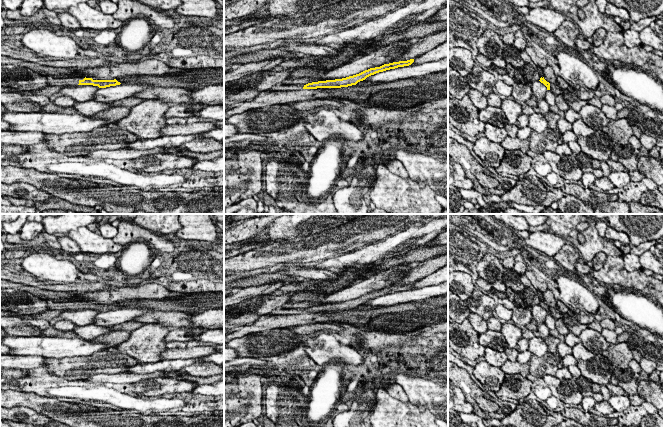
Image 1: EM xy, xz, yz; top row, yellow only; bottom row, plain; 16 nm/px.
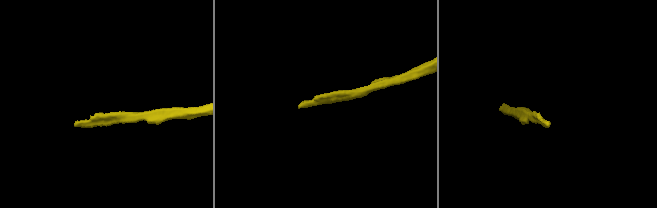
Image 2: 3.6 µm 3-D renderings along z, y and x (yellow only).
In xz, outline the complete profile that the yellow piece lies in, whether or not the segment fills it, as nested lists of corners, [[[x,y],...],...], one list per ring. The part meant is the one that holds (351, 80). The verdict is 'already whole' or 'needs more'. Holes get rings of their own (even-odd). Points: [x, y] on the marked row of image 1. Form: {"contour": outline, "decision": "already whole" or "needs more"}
{"contour": [[[410,59],[407,61],[393,62],[389,64],[384,64],[380,67],[370,68],[359,74],[349,76],[346,78],[312,82],[306,85],[280,85],[279,84],[279,85],[273,86],[271,90],[274,92],[280,92],[280,91],[295,91],[295,90],[302,90],[302,89],[348,87],[348,86],[356,85],[358,82],[363,81],[367,77],[374,75],[376,73],[383,72],[390,69],[395,69],[398,67],[409,66],[413,62],[414,62],[414,59]]], "decision": "needs more"}

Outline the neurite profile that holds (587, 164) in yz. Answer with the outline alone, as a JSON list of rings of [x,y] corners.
[[[582,151],[575,155],[575,157],[583,173],[593,172],[594,169],[599,169],[601,166],[601,162],[599,160],[593,159]]]

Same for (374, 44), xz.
[[[379,37],[374,40],[367,41],[367,44],[370,46],[365,53],[361,53],[361,56],[368,54],[370,51],[377,50],[380,46],[382,46],[382,42],[379,41]]]

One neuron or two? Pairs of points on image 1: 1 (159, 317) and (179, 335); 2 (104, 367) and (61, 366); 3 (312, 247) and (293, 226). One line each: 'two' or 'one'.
1: two
2: one
3: two

